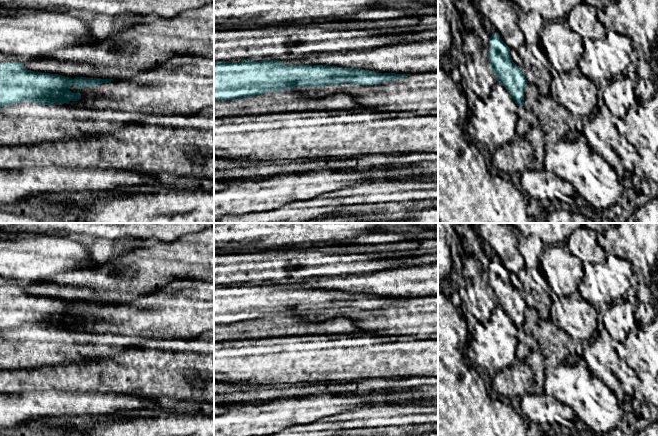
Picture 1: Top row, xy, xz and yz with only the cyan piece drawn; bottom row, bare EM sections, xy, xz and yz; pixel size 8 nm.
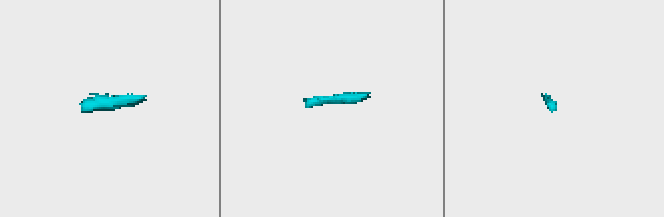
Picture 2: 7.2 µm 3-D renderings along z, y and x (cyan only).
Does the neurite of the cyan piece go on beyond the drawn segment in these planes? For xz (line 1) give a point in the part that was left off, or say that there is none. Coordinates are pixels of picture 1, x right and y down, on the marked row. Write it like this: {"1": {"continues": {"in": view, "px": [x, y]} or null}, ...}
{"1": {"continues": null}}

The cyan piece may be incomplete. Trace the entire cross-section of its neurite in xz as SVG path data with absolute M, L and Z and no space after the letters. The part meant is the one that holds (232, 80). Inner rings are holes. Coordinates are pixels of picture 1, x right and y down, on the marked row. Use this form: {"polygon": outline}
{"polygon": "M280 60L271 61L241 61L214 62L214 101L226 101L237 98L262 95L270 90L279 92L282 89L299 87L319 87L325 85L339 85L343 83L372 85L386 81L402 79L411 74L376 73L364 69L347 69L327 65L286 65Z"}

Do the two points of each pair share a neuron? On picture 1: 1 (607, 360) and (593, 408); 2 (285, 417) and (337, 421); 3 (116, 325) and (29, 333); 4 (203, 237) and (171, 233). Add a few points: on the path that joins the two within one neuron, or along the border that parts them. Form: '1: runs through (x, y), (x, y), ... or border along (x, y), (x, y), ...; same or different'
1: border along (585, 363), (586, 367), (613, 392), (616, 398); different
2: border along (340, 412), (322, 417), (311, 423); different
3: border along (68, 328), (96, 333); different
4: border along (195, 233), (189, 233), (180, 239), (164, 243); different

